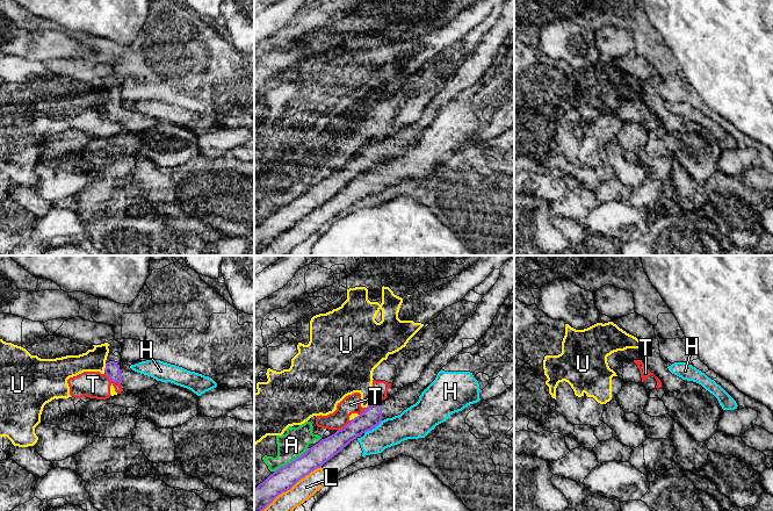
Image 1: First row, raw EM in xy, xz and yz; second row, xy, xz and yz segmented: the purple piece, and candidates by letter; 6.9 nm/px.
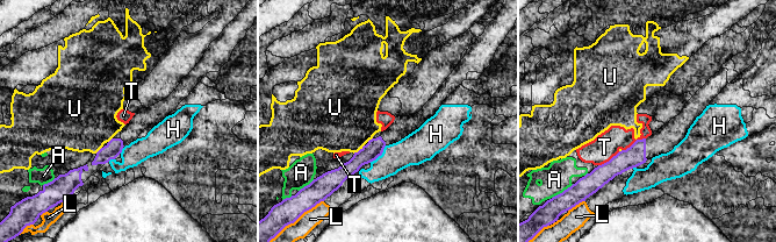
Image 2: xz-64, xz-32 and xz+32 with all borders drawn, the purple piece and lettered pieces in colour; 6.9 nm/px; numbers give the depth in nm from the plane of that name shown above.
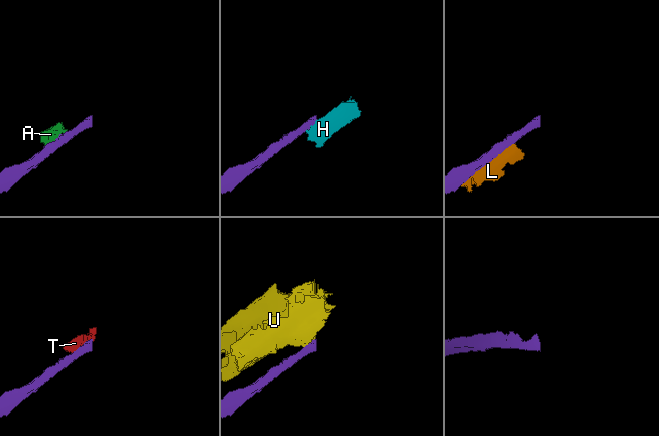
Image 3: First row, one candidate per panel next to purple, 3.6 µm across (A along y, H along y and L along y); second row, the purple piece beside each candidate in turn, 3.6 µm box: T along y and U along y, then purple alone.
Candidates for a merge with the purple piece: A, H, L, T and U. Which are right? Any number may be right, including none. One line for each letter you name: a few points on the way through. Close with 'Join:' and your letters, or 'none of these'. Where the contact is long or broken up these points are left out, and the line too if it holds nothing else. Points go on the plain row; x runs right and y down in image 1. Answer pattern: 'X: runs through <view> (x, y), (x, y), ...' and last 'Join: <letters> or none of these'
Join: none of these

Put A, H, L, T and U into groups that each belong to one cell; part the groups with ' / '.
A T / H L / U

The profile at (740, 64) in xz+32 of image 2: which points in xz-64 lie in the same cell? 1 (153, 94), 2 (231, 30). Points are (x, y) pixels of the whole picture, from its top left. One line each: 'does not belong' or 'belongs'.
1: does not belong
2: belongs

